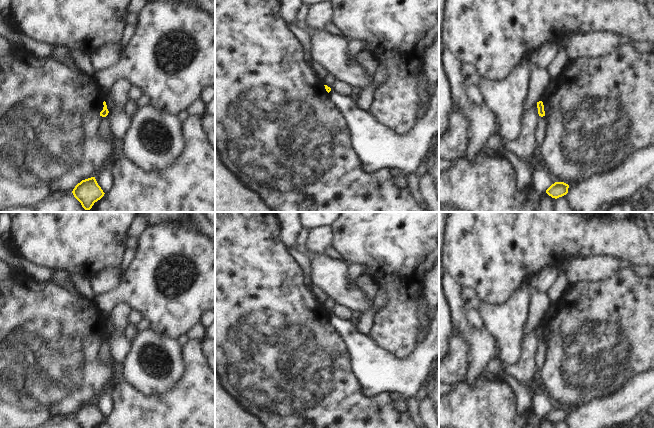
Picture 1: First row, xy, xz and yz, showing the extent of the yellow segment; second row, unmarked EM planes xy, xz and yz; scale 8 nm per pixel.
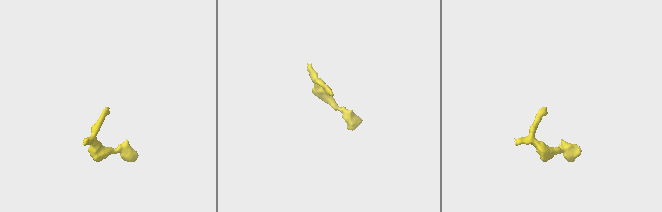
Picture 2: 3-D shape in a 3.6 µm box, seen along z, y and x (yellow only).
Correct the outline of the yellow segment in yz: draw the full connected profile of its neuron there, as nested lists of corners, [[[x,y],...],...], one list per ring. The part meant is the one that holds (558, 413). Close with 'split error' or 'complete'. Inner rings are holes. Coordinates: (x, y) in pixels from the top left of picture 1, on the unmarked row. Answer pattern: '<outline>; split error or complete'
[[[555,406],[547,414],[546,417],[552,422],[559,422],[568,417],[569,409],[564,406]]]; complete

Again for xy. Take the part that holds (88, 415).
[[[95,401],[82,404],[75,410],[72,417],[81,428],[94,428],[105,418]]]; complete

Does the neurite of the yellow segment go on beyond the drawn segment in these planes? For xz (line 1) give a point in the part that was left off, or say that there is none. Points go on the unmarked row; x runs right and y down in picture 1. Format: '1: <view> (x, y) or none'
1: none

